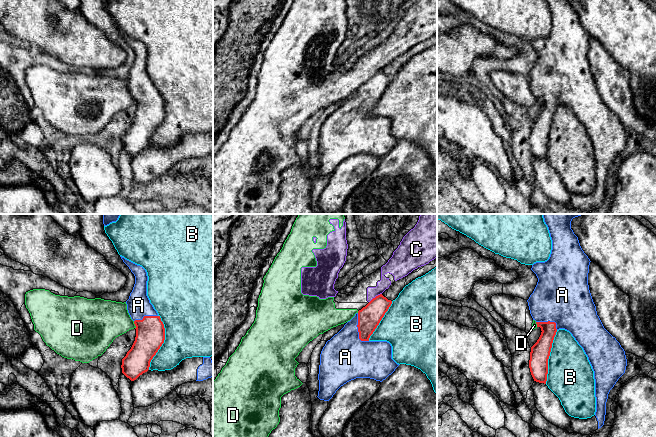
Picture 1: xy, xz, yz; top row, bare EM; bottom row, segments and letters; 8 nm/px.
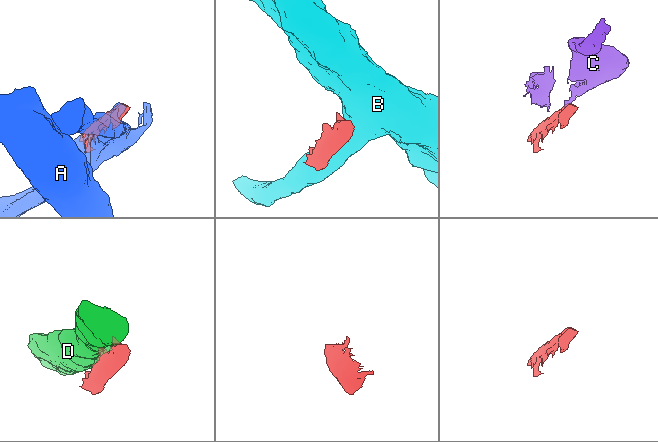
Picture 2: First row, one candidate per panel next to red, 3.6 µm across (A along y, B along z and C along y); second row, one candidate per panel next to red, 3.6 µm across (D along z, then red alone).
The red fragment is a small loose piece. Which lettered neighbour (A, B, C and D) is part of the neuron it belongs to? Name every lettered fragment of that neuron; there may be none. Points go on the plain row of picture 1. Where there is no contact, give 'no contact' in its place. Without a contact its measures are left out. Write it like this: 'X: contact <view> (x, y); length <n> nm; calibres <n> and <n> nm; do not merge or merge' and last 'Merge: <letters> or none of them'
A: contact xz (358, 106); length 240 nm; calibres 190 and 380 nm; merge
B: contact xy (163, 118); length 440 nm; calibres 240 and 440 nm; do not merge
C: contact xz (376, 72); length 130 nm; calibres 190 and 90 nm; do not merge
D: contact xy (135, 101); length 70 nm; calibres 240 and 320 nm; do not merge
Merge: A

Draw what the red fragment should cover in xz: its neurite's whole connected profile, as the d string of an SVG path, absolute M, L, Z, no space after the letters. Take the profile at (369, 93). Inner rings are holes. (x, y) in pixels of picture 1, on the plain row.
M382 70L376 72L326 118L320 130L320 176L329 177L341 162L356 154L382 158L399 142L392 135L389 118L369 116L391 80Z

